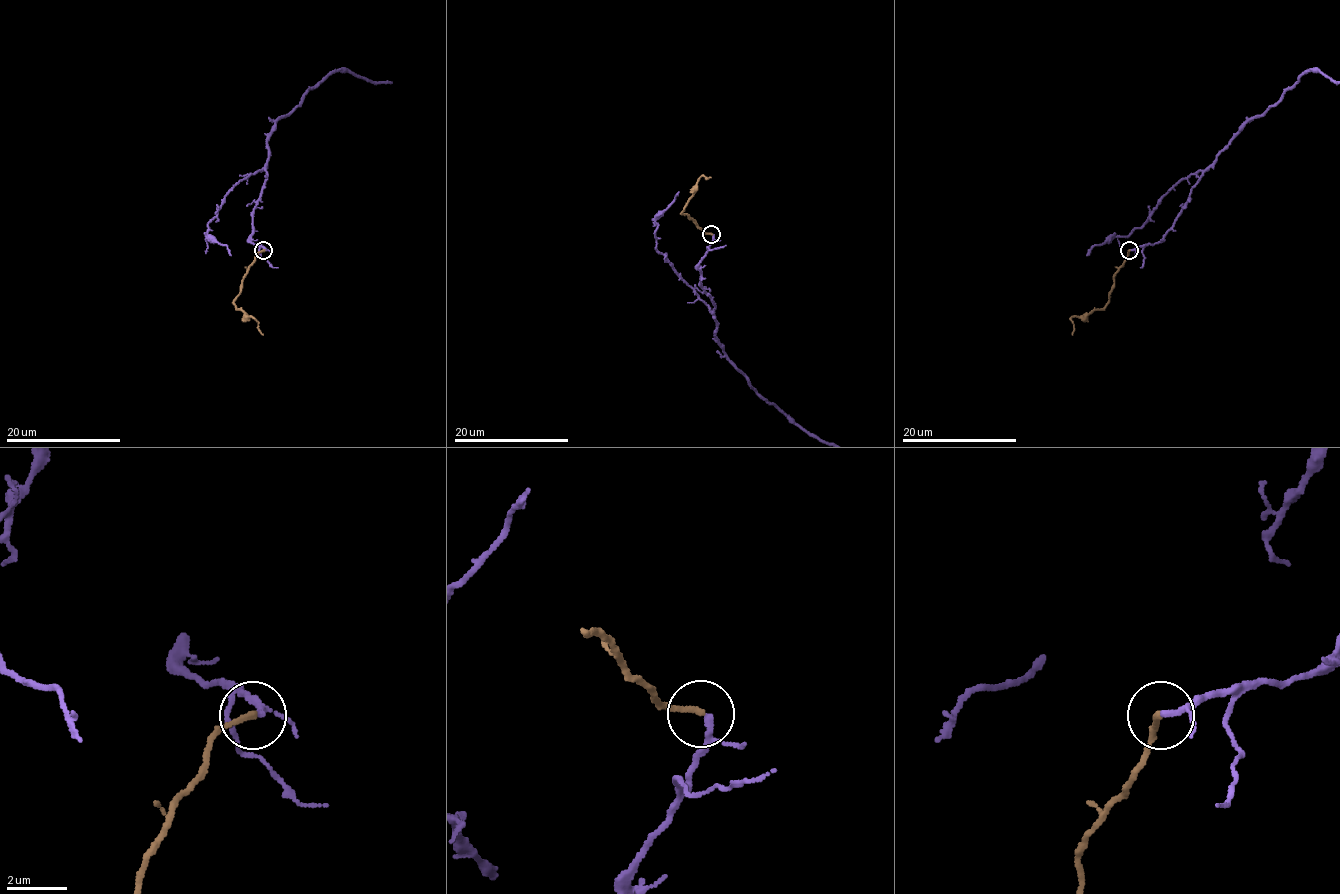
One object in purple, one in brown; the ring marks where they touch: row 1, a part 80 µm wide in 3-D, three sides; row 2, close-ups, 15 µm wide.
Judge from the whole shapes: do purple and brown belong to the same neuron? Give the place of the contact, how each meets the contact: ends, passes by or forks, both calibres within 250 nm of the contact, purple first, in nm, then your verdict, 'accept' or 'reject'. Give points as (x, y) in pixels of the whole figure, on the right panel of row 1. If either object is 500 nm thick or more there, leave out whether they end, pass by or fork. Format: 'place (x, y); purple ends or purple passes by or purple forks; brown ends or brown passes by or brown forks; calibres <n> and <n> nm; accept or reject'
place (1129, 250); purple passes by; brown ends; calibres 150 and 200 nm; accept

